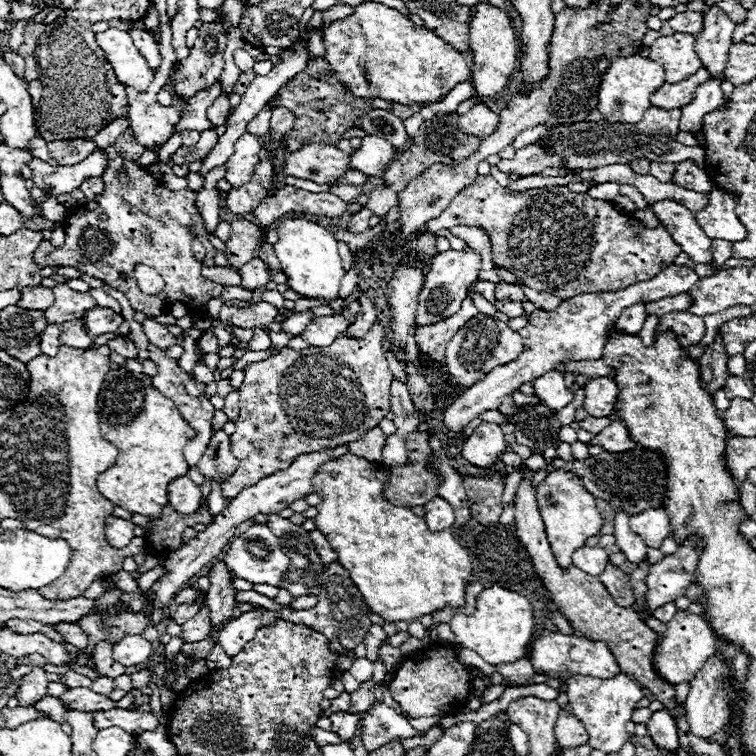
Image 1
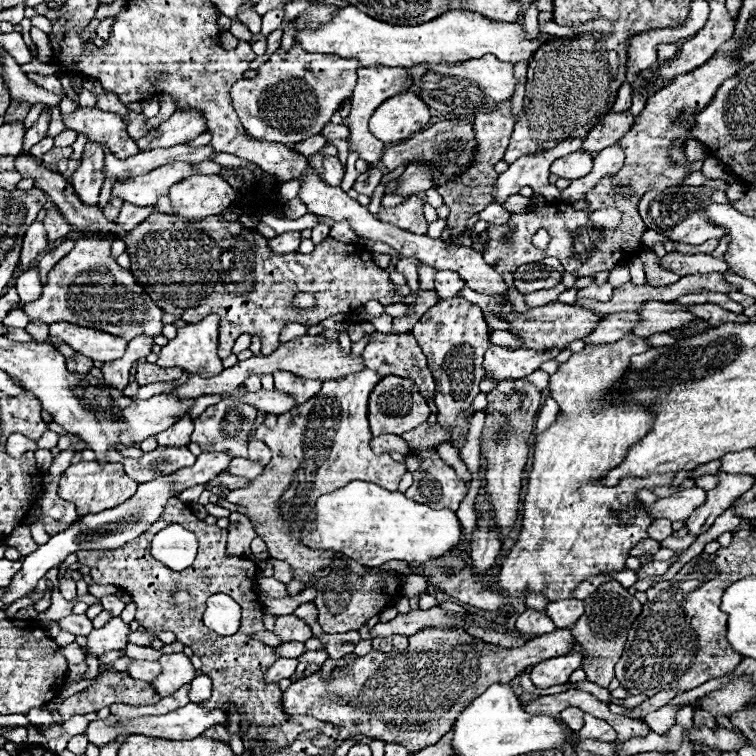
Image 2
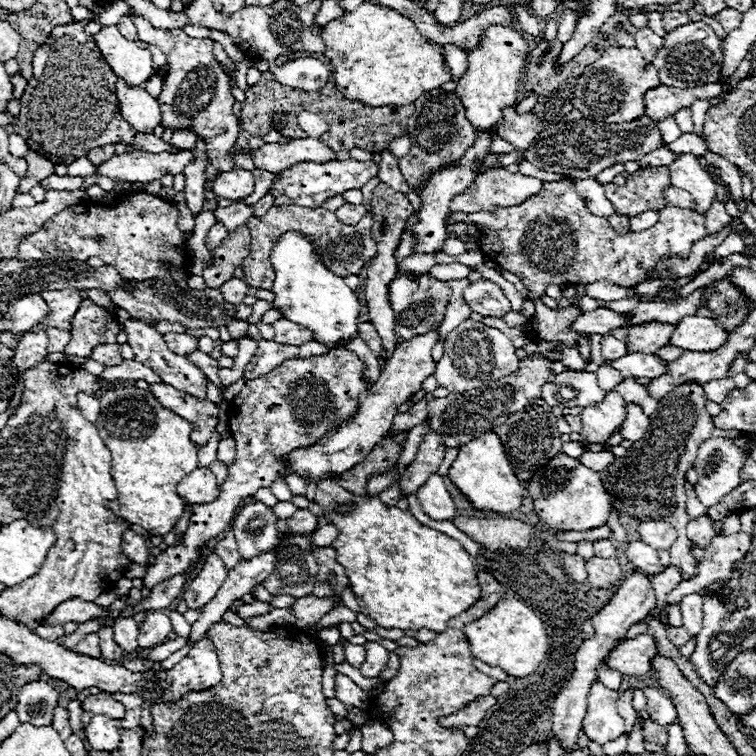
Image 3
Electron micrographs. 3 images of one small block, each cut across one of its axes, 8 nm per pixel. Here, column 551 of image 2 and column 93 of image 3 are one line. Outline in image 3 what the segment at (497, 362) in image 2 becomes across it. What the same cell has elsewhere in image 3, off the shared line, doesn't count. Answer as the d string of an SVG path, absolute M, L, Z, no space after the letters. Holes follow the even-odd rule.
M100 344L100 348L96 348L96 352L92 352L90 358L104 366L118 366L124 362L118 352L118 344Z

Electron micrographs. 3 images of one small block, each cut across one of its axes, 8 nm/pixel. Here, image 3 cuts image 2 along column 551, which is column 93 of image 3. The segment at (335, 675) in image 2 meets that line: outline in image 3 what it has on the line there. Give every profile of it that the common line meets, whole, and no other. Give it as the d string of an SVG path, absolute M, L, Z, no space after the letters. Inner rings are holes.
M96 634L92 636L84 636L84 640L76 646L76 652L78 654L84 654L84 656L90 656L90 658L102 658L102 652L100 652L100 638Z

